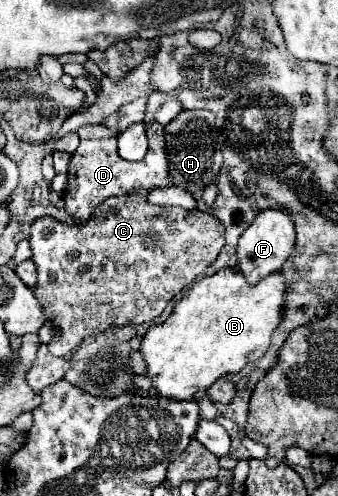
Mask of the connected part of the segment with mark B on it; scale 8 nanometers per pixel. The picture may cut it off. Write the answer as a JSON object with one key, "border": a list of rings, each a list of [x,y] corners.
{"border":[[[222,268],[214,276],[198,280],[174,306],[166,322],[152,326],[142,338],[140,352],[148,362],[148,376],[152,378],[152,386],[158,390],[158,396],[174,400],[192,400],[198,390],[210,388],[218,378],[240,372],[246,364],[260,360],[270,346],[274,330],[284,318],[284,296],[286,280],[280,272],[270,274],[258,284],[248,284],[248,280],[238,268]]]}

